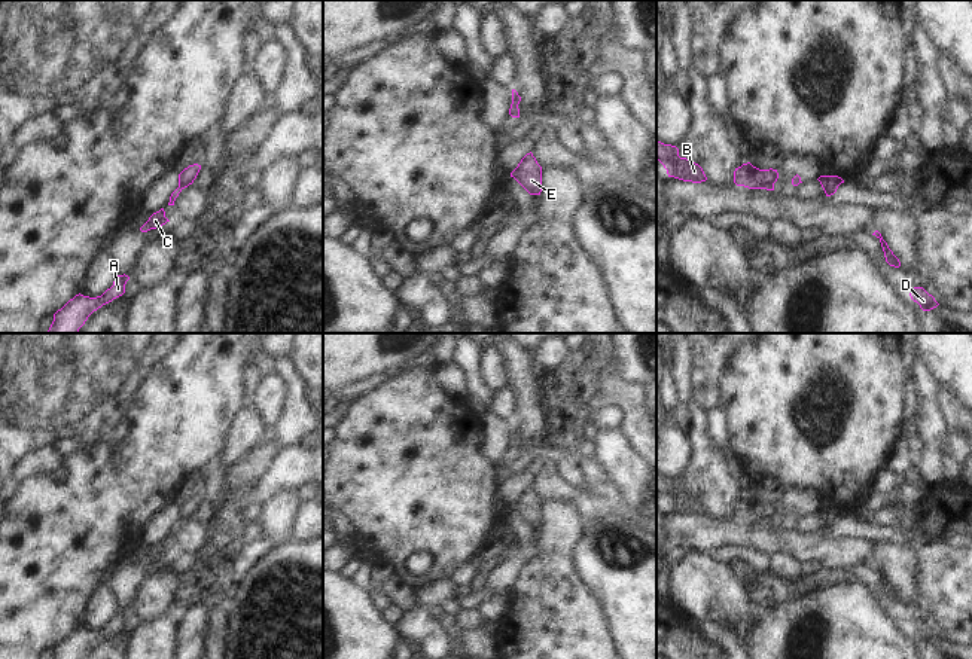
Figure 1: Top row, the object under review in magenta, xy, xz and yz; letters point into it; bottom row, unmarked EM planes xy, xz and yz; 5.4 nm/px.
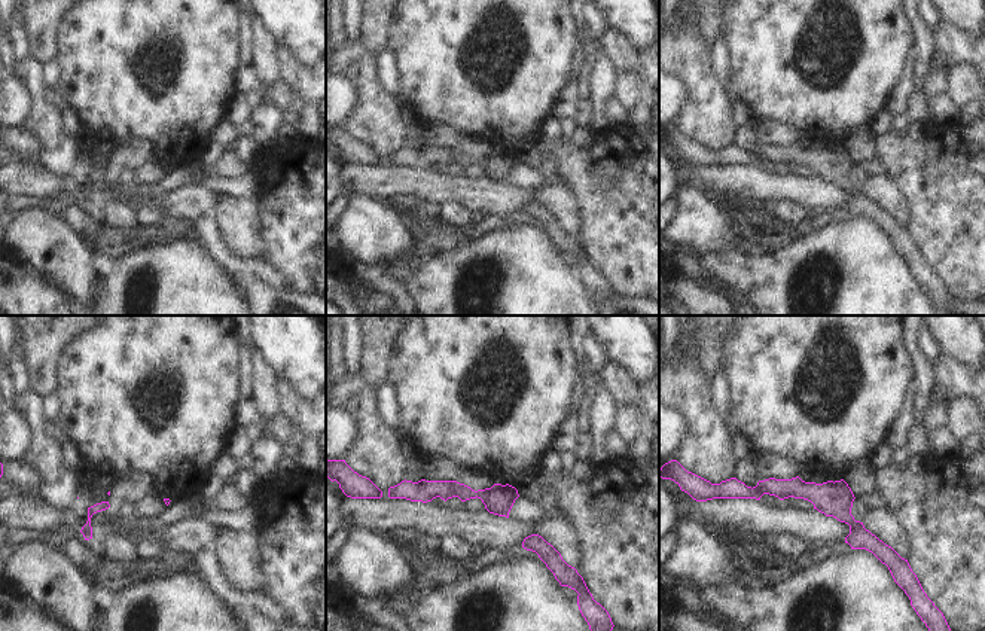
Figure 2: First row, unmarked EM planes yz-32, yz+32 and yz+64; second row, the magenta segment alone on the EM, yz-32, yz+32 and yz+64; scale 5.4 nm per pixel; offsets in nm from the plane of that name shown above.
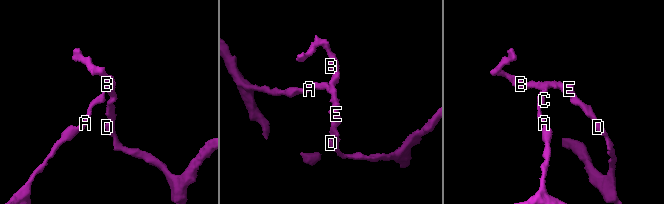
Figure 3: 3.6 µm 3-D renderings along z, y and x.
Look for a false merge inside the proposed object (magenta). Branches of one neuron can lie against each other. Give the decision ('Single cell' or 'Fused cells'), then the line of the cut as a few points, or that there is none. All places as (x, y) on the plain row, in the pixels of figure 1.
Fused cells. Split along yz (773, 516), (761, 521)

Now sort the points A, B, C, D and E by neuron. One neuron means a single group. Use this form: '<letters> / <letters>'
A C / B D E

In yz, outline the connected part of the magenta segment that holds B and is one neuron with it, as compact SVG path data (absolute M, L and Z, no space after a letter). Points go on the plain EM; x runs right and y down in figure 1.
M656 475L656 492L664 498L668 510L692 516L707 513L703 501L698 497L679 489L679 482L676 479Z

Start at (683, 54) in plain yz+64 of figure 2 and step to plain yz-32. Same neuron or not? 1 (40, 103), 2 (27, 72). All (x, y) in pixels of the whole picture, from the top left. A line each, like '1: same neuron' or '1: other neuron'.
1: same neuron
2: same neuron

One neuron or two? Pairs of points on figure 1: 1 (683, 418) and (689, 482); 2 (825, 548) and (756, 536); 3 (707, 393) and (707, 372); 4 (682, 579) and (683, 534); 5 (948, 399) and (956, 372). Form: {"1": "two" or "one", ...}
{"1": "one", "2": "one", "3": "one", "4": "two", "5": "two"}

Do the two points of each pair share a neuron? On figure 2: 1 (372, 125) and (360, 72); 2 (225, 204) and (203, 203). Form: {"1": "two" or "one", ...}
{"1": "one", "2": "two"}

